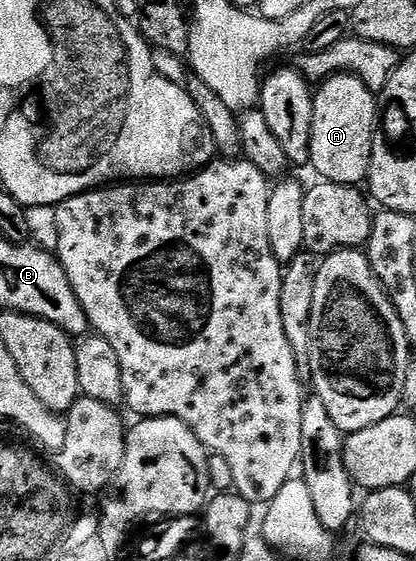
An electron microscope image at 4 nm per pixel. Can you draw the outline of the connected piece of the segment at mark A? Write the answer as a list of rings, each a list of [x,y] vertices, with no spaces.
[[[356,74],[329,77],[316,89],[309,143],[309,164],[322,181],[361,186],[369,175],[373,135],[379,127],[379,100]]]

